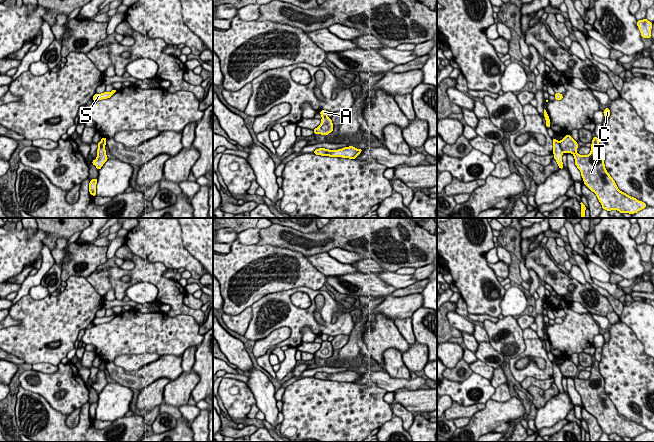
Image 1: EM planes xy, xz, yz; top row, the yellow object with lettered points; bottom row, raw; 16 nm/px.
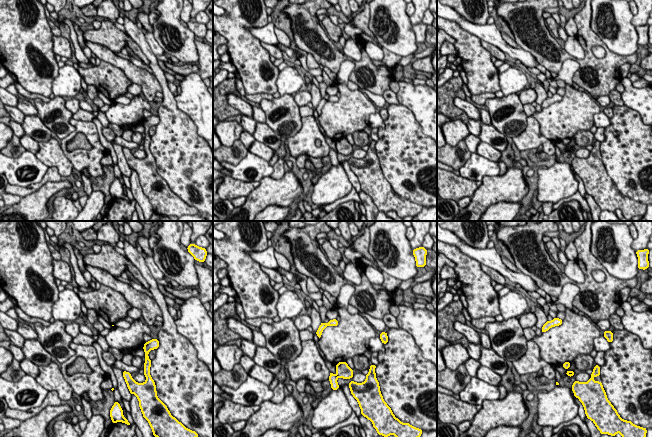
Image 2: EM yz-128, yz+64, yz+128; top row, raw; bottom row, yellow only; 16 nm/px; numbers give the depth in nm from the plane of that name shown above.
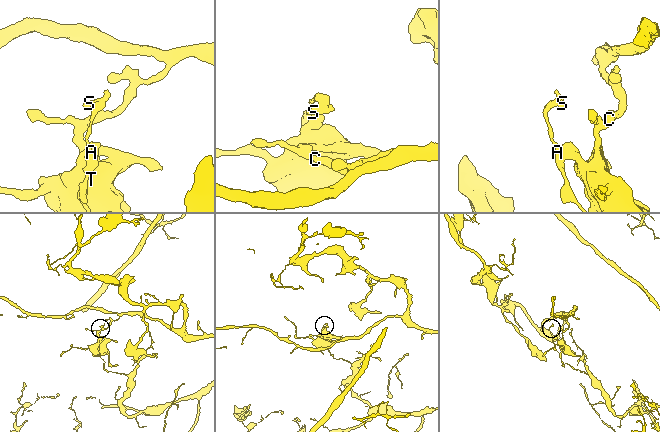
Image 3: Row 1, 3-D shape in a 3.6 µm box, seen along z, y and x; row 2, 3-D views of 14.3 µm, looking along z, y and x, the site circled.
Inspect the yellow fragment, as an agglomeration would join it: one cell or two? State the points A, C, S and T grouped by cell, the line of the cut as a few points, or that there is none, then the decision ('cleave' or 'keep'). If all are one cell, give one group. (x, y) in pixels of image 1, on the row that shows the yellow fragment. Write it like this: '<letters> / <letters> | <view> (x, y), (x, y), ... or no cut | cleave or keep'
A S / C T | yz (558, 141), (563, 151) | cleave

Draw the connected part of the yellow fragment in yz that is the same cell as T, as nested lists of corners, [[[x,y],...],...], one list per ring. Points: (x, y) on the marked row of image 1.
[[[570,135],[559,141],[563,152],[574,155],[575,165],[581,172],[584,184],[596,194],[602,208],[607,211],[615,209],[622,214],[634,214],[644,209],[646,203],[620,191],[607,172],[604,155],[599,148],[599,138],[594,137],[591,143],[590,154],[585,156],[576,152],[578,144]]]

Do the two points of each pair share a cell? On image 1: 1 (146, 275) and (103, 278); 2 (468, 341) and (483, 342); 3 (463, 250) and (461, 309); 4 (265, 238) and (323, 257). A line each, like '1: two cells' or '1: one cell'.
1: one cell
2: one cell
3: two cells
4: two cells

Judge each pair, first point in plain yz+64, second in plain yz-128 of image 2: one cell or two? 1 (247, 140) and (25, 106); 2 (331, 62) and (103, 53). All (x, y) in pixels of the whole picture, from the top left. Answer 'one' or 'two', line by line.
1: one
2: one

